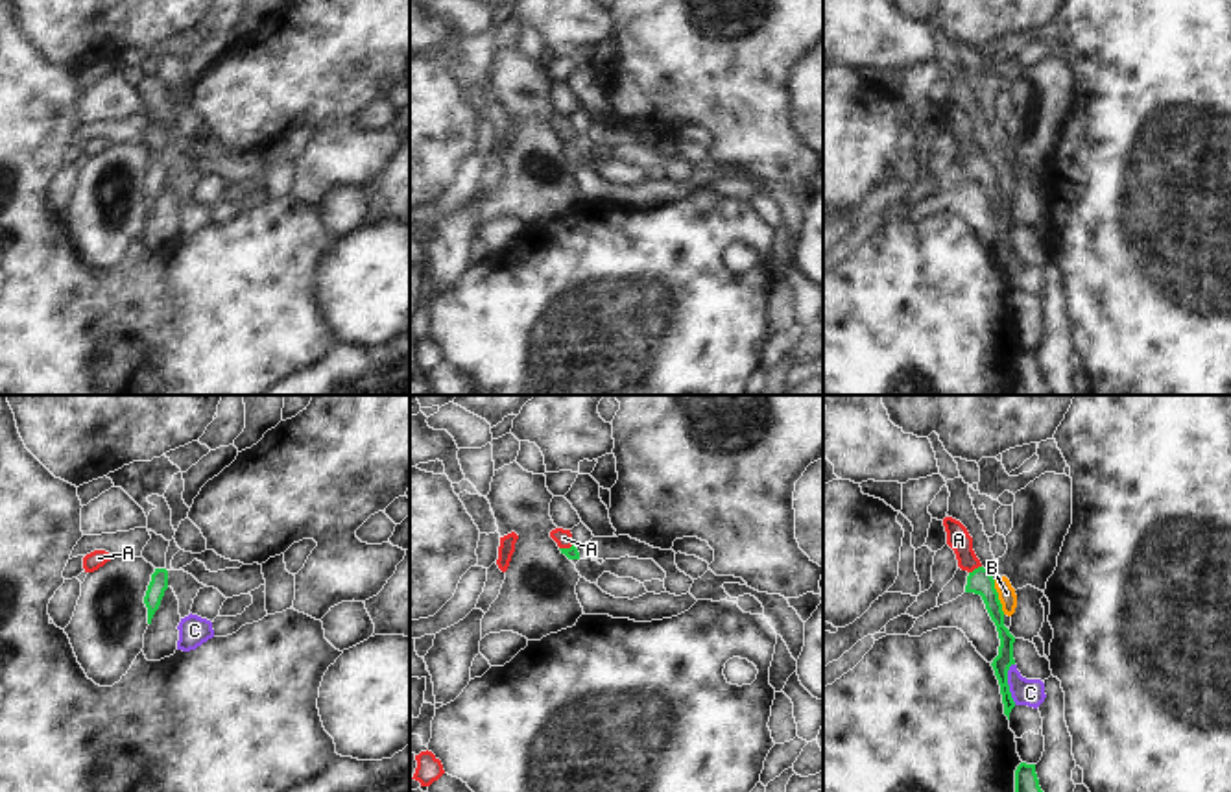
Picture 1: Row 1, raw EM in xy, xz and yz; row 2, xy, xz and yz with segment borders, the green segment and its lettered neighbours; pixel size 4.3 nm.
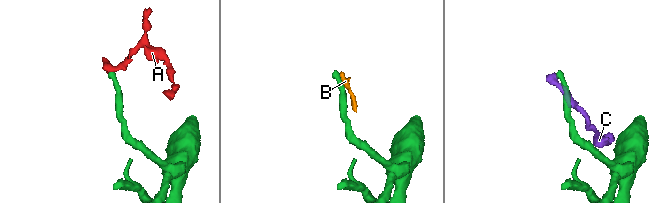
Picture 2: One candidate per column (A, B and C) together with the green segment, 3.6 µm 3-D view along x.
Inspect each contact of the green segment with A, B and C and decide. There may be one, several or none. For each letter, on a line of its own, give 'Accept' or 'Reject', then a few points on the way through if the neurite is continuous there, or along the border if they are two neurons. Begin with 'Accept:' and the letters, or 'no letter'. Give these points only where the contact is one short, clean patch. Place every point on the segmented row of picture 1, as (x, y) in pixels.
Accept: A
A: Accept. Path across: yz (980, 582), (975, 569), (958, 540)
B: Reject. Boundary: yz (993, 580), (1004, 613)
C: Reject. Boundary: yz (1012, 663), (1008, 691), (1015, 704).

